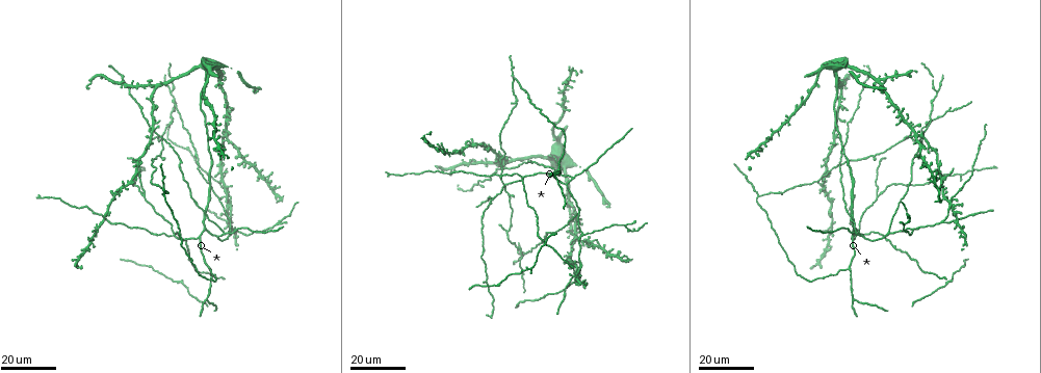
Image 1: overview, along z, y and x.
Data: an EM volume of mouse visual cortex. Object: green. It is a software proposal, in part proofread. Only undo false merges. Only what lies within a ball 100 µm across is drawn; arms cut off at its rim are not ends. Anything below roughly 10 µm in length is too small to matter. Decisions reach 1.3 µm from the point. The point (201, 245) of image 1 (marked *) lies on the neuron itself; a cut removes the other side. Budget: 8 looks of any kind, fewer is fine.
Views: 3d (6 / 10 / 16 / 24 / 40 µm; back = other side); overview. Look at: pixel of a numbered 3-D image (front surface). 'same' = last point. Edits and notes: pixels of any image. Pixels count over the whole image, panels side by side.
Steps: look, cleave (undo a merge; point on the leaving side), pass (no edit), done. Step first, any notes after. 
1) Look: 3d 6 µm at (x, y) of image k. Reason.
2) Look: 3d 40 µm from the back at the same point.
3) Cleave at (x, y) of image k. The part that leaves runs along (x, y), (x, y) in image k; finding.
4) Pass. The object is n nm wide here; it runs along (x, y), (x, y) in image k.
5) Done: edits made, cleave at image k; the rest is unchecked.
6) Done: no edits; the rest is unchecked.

Look: 3d 24 µm at (940, 223) of image 1. Three arms meet.

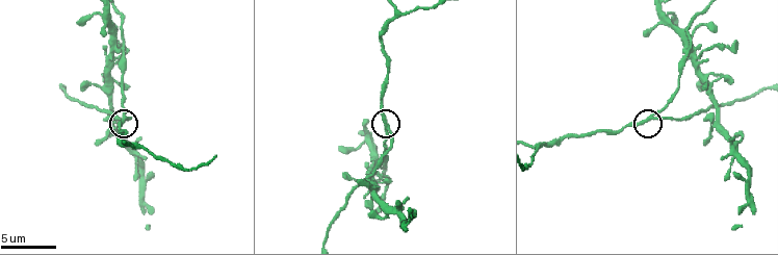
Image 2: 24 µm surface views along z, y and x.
Look: 3d 10 µm at (123, 118) of image 2.

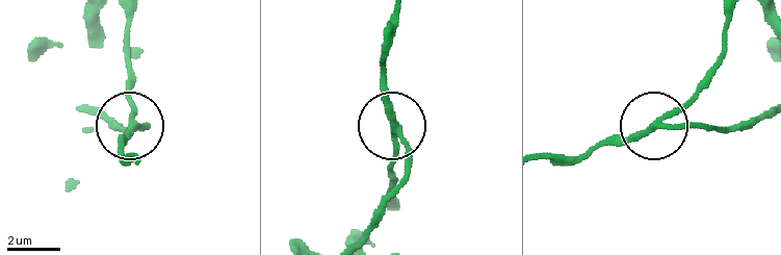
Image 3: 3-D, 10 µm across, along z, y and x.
Pass. The object is 210 nm wide here; it runs along (545, 159), (619, 146), (658, 126), (730, 126) in image 3; one neuron here.

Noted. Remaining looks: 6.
Look: 3d 16 µm at (683, 29) of image 2. Small branch off a trunk.

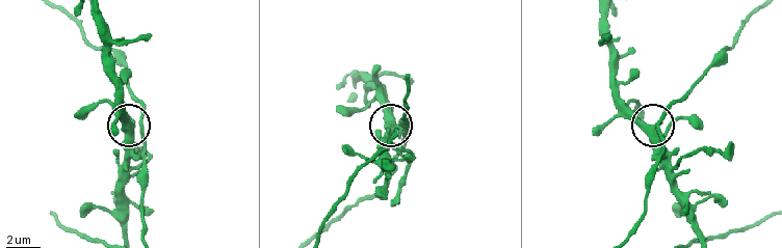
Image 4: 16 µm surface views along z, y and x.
Pass. 5 arms meet here; continuous, no second neuron.

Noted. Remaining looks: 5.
Look: 3d 16 µm at (703, 109) of image 2. Side arm on a straight run.

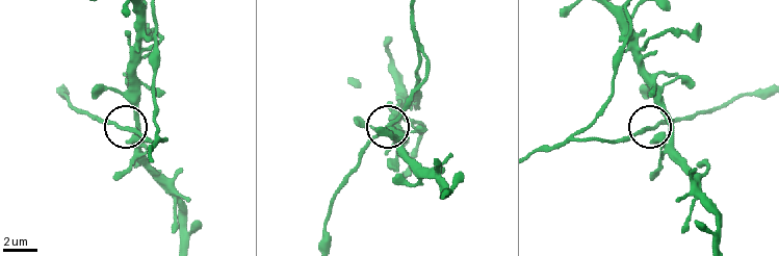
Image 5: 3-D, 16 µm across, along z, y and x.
Pass. It runs along (538, 152), (576, 139), (626, 139), (675, 120) in image 5; one neuron here.

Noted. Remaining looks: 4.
Look: 3d 10 µm at (400, 15) of image 2. Three-way junction.

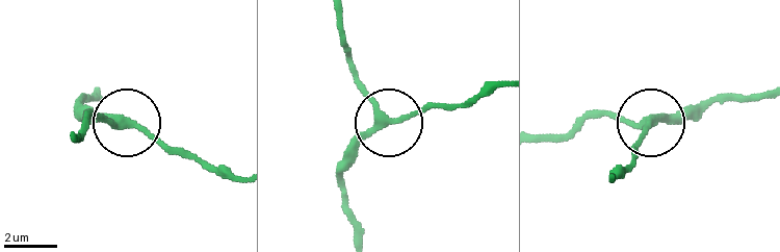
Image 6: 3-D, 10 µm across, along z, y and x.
Look: 3d 6 µm at (382, 123) of image 6. Zoom in.

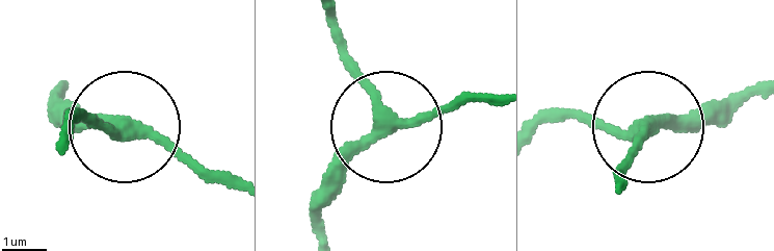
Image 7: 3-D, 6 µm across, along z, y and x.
Pass. The side arm is 33 µm long; it runs along (68, 129), (86, 118), (154, 133), (206, 181) in image 7; all the same neuron.

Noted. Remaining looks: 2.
Done: no edits; the rest is unchecked.

